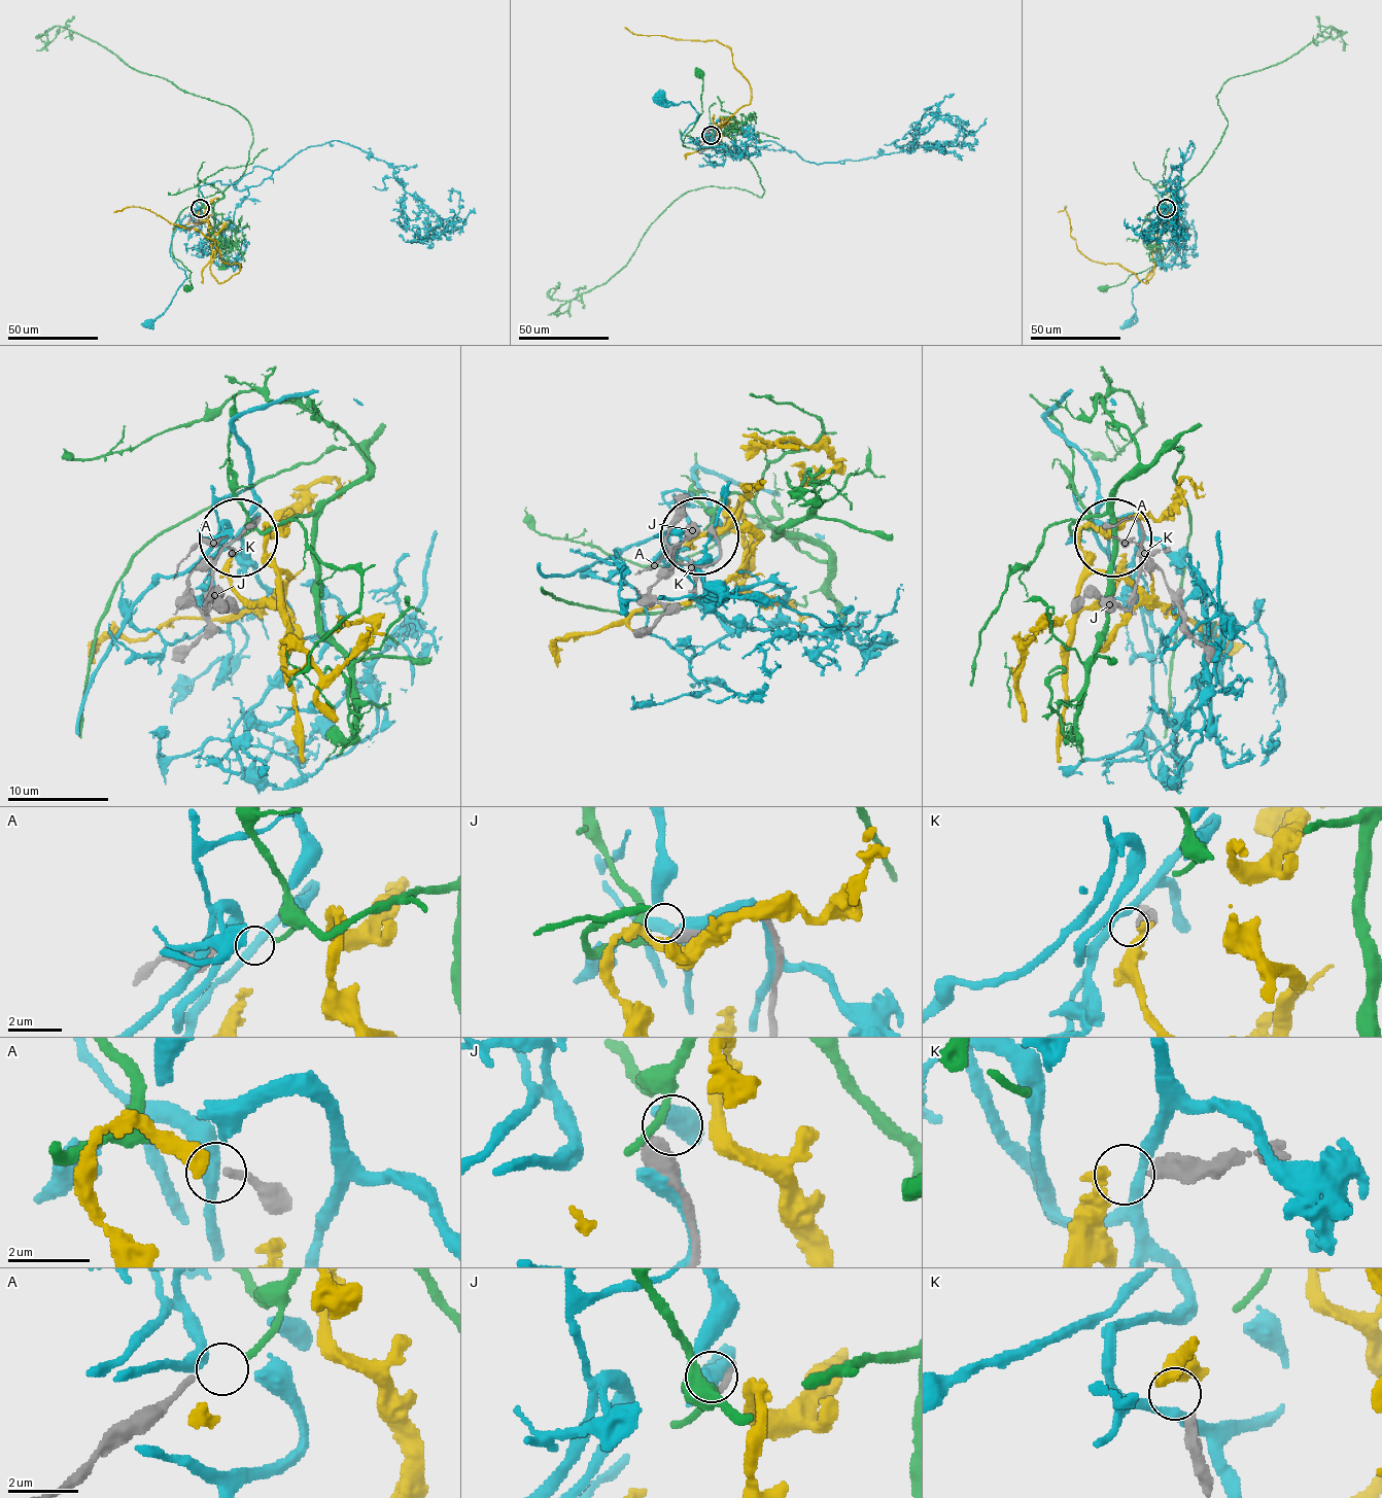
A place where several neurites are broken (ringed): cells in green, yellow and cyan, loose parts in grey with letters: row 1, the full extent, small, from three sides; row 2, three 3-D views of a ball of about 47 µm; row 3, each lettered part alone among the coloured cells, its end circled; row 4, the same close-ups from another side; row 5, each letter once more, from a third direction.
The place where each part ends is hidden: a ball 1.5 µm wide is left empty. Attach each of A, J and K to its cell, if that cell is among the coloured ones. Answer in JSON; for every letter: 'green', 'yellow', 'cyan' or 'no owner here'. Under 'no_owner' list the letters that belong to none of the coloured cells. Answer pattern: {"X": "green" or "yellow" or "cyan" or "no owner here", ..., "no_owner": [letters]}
{"A": "green", "J": "no owner here", "K": "yellow", "no_owner": ["J"]}

